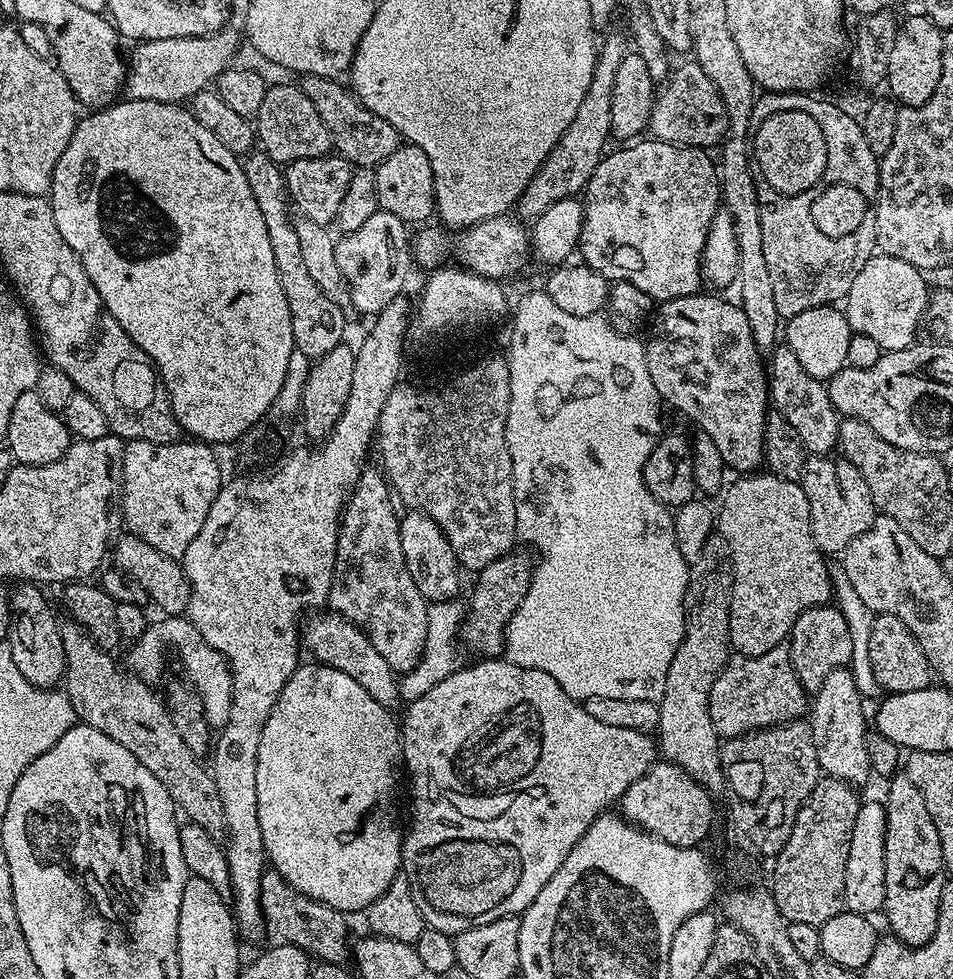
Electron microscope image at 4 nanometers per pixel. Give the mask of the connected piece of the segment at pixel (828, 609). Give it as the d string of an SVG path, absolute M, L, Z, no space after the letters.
M831 603L815 604L813 608L798 614L798 622L794 622L792 633L786 641L794 674L798 674L798 682L809 694L815 694L819 690L831 671L851 665L852 662L854 633L847 618L832 607Z

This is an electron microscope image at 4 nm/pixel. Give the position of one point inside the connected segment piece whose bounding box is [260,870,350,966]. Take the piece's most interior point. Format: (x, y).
(317, 929)

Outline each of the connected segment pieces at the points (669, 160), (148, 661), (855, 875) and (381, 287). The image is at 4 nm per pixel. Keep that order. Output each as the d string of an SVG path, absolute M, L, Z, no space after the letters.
M651 138L620 146L617 152L609 151L598 162L594 174L590 174L590 182L582 193L584 221L578 243L579 259L610 282L632 283L654 302L697 295L702 285L700 259L706 234L722 204L718 168L713 157L711 160L708 156L711 155L703 148L687 148Z
M187 615L164 616L160 620L153 619L148 629L135 640L128 652L127 667L132 675L140 677L145 682L155 682L164 672L164 659L168 652L176 652L180 664L184 667L183 675L201 695L202 705L205 707L205 719L212 730L219 730L226 726L230 718L230 702L232 701L232 671L224 656L198 634L198 630L188 621Z
M879 799L861 803L858 818L854 818L854 834L850 838L850 858L846 858L846 882L844 883L845 909L859 916L875 917L883 909L886 898L886 810Z
M377 209L373 217L356 231L345 233L337 241L335 253L355 311L375 316L405 291L410 266L414 262L412 236L404 220L389 211Z

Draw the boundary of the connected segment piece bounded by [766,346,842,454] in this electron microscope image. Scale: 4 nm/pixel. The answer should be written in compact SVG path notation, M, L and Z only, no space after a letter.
M776 346L771 349L766 360L766 375L768 378L768 394L771 407L790 426L794 426L794 434L802 442L802 446L812 454L828 454L840 443L840 421L834 402L830 402L828 385L825 381L814 378L802 370L802 362L794 355L794 350L786 346Z

